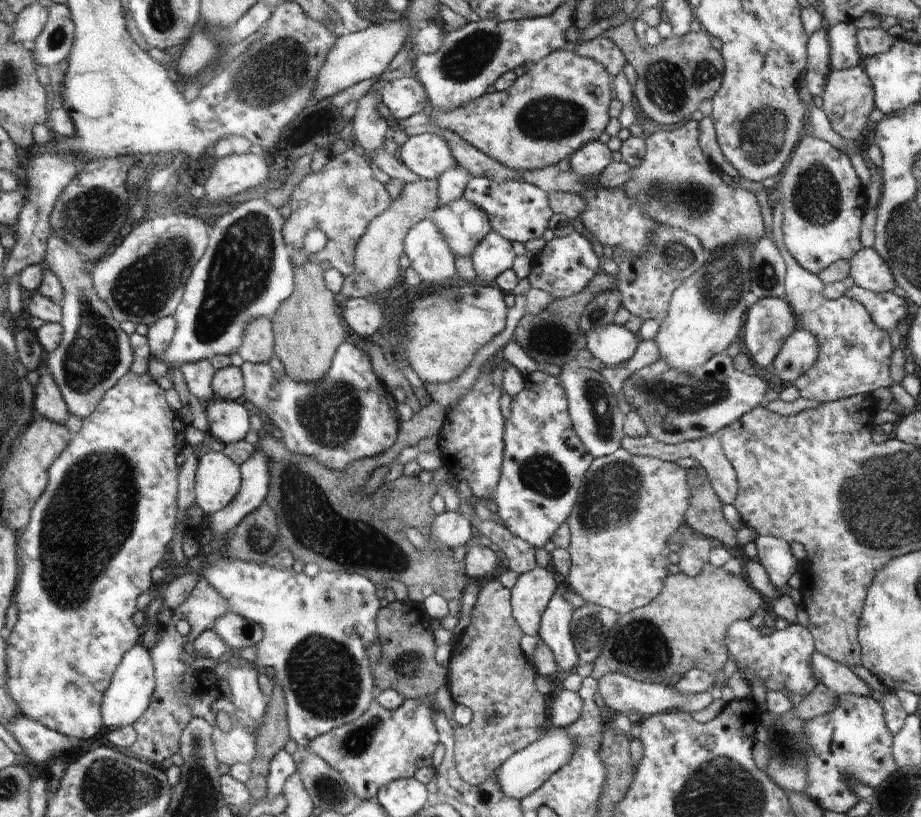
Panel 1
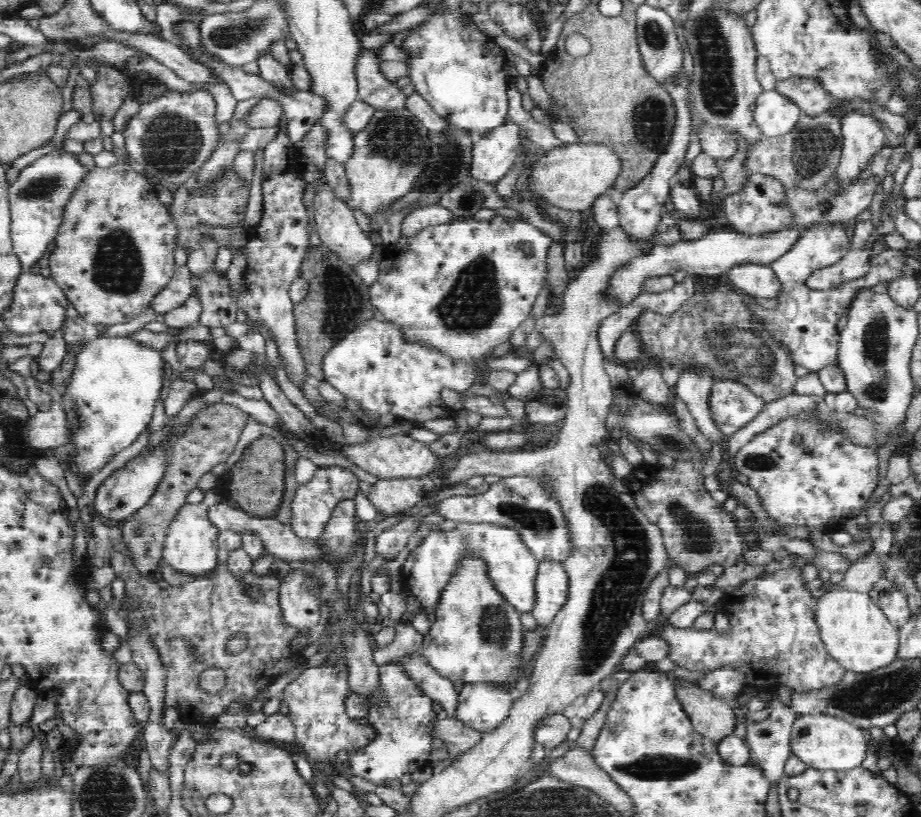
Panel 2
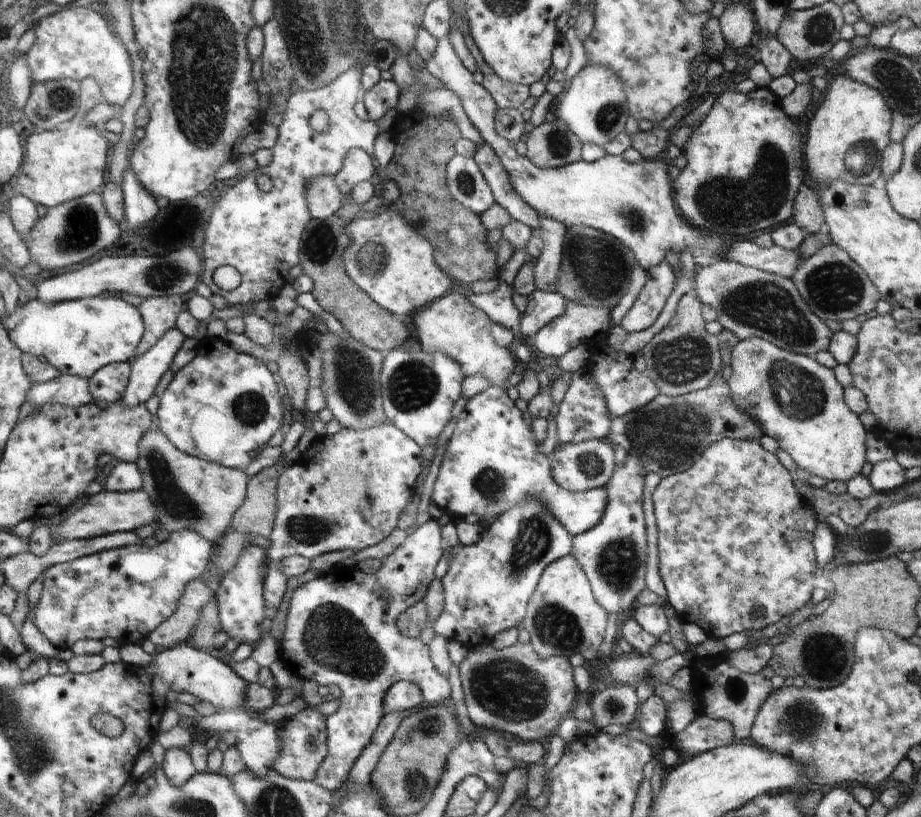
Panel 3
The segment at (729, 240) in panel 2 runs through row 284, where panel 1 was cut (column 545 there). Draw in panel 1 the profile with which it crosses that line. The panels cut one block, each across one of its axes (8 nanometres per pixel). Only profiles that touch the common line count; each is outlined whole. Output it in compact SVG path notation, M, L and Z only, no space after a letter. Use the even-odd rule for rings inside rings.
M559 581L556 594L541 616L539 637L554 653L558 665L557 670L559 668L570 670L576 664L580 664L580 657L577 655L577 649L574 648L571 631L571 620L576 608L567 601L567 590L571 590L569 586Z

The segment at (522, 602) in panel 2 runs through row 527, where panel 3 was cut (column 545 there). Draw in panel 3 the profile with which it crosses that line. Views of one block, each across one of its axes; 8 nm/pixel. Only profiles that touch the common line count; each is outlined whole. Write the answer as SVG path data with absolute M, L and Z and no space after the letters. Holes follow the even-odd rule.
M489 385L470 398L462 414L458 416L454 434L447 442L446 452L442 456L440 473L434 484L431 501L454 519L475 514L482 522L492 522L511 507L516 507L518 503L525 503L531 499L538 499L550 509L551 514L576 538L601 523L605 508L609 504L609 492L608 488L602 487L572 492L561 488L554 482L550 457L538 452L534 436L530 428L524 424L522 412L516 408L516 404L508 398L508 394L502 390L502 387Z

